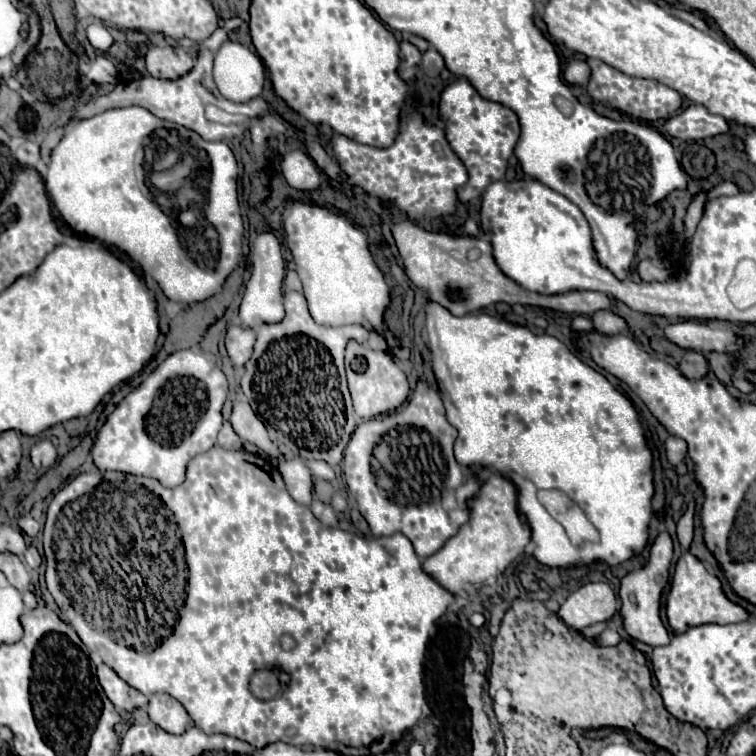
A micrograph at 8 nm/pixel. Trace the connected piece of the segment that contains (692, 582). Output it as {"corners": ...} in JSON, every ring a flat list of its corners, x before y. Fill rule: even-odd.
{"corners":[[685,552,679,558,673,580,671,580,671,590,667,596,667,620,675,634,683,634,691,626,701,626,701,624,711,624,711,622,731,624,731,622,743,622,747,618,749,618,747,610,725,596,719,578,709,574,705,566,701,564,701,560,697,560,689,552]]}

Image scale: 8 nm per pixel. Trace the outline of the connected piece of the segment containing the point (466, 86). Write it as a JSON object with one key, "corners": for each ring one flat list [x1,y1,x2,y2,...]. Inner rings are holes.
{"corners":[[465,80,449,84,439,102,439,116,445,122,445,134,451,148,463,160,469,172,469,182,459,190,459,200,469,204,479,198,479,194,495,180,503,180,507,170,507,160,519,138,519,122,513,110,503,104,495,104,477,94,477,90]]}

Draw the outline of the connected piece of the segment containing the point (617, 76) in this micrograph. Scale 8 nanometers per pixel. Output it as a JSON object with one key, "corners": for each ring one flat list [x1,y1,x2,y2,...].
{"corners":[[591,60,591,80,587,84,587,92,595,102,601,102,603,106,615,108,627,116,633,116,637,120,655,122,669,118,675,110,681,108,681,94,677,90,667,88,661,82,655,80,621,80,621,72,607,66,601,60]]}

